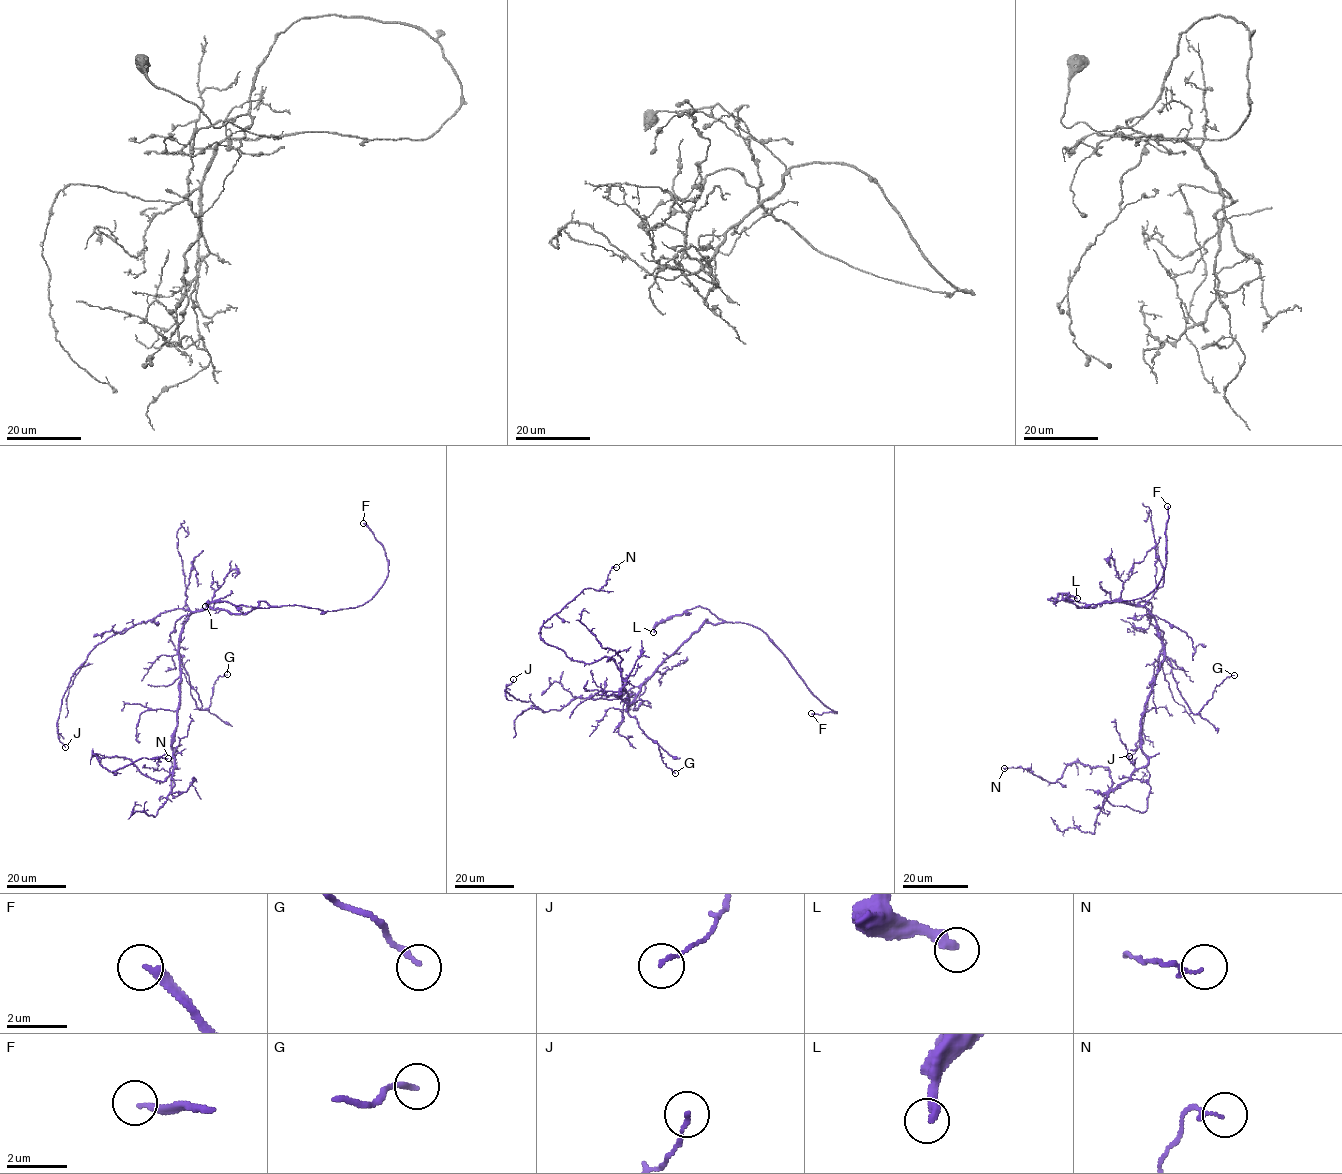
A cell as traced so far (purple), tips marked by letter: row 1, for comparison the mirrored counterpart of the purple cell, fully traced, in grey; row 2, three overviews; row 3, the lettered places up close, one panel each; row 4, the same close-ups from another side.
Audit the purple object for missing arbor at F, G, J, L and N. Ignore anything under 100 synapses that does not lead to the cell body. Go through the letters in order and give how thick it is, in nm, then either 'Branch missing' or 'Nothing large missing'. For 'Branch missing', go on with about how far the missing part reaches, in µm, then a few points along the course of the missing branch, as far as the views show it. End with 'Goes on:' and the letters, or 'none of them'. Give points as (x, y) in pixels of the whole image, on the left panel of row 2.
F: Thickness 240 nm. Branch missing. Missing length about 110 µm. Course of what is missing: (363, 523), (291, 503), (256, 512), (249, 530), (211, 574), (198, 576), (193, 584), (219, 612)
G: Thickness 170 nm. Nothing large missing
J: Thickness 110 nm. Nothing large missing
L: Thickness 340 nm. Branch missing. Missing length about 80 µm. Course of what is missing: (205, 606), (194, 614), (188, 643), (176, 670), (177, 703), (170, 738), (179, 758), (163, 767)
N: Thickness 130 nm. Nothing large missing
Goes on: F, L

